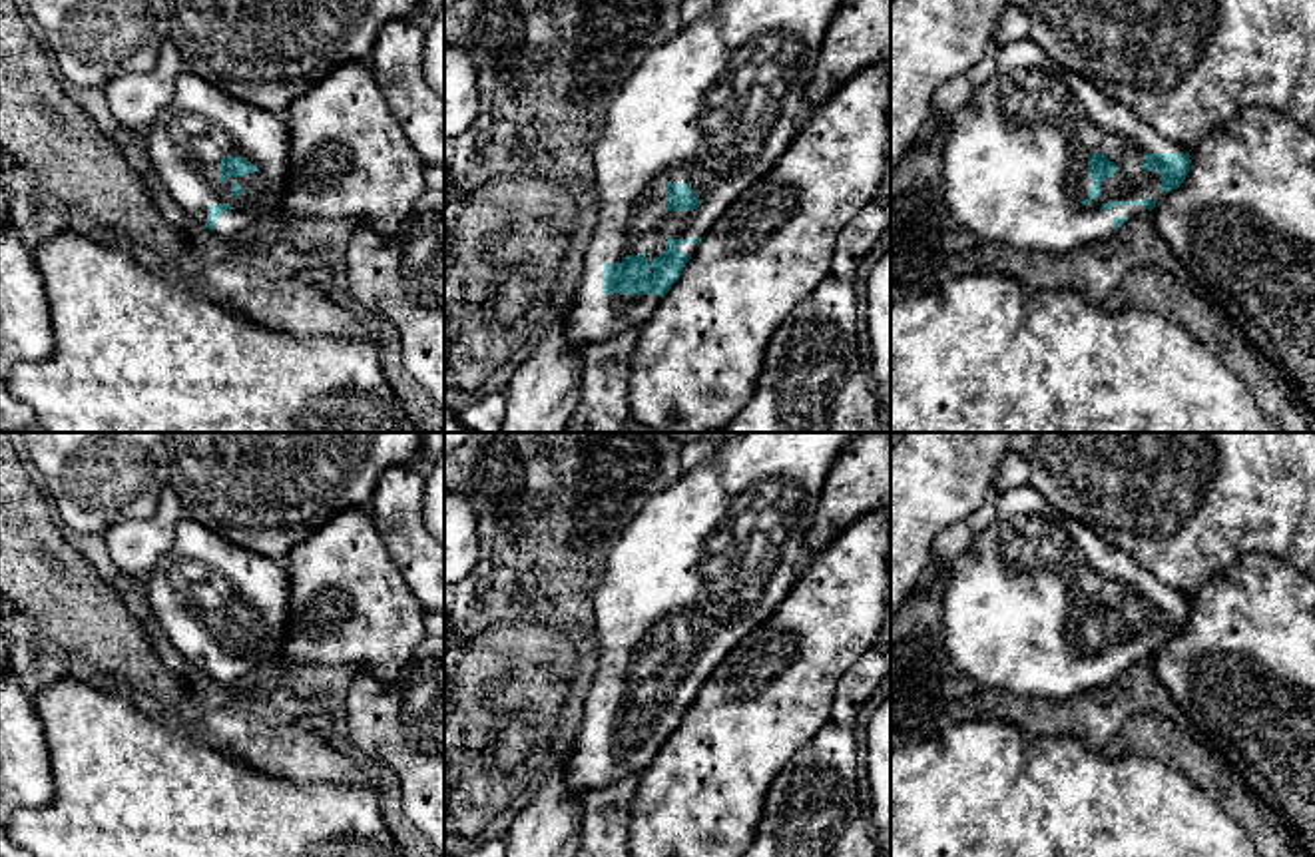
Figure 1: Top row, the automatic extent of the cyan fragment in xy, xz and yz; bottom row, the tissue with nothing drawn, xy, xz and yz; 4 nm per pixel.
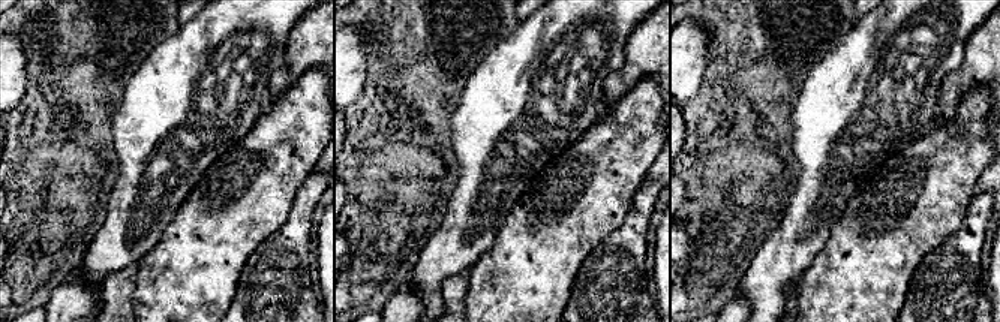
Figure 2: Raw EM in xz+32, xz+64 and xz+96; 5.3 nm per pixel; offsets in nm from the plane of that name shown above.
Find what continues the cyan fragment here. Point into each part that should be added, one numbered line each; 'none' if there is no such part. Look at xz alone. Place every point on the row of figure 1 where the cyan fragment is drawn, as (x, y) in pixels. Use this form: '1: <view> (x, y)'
1: xz (716, 106)

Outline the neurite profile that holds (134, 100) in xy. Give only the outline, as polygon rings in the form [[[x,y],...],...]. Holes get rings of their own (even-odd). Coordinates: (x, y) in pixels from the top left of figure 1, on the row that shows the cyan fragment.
[[[165,40],[159,46],[153,70],[118,76],[104,88],[114,120],[132,130],[149,128],[155,116],[173,100],[179,74],[179,50]]]

